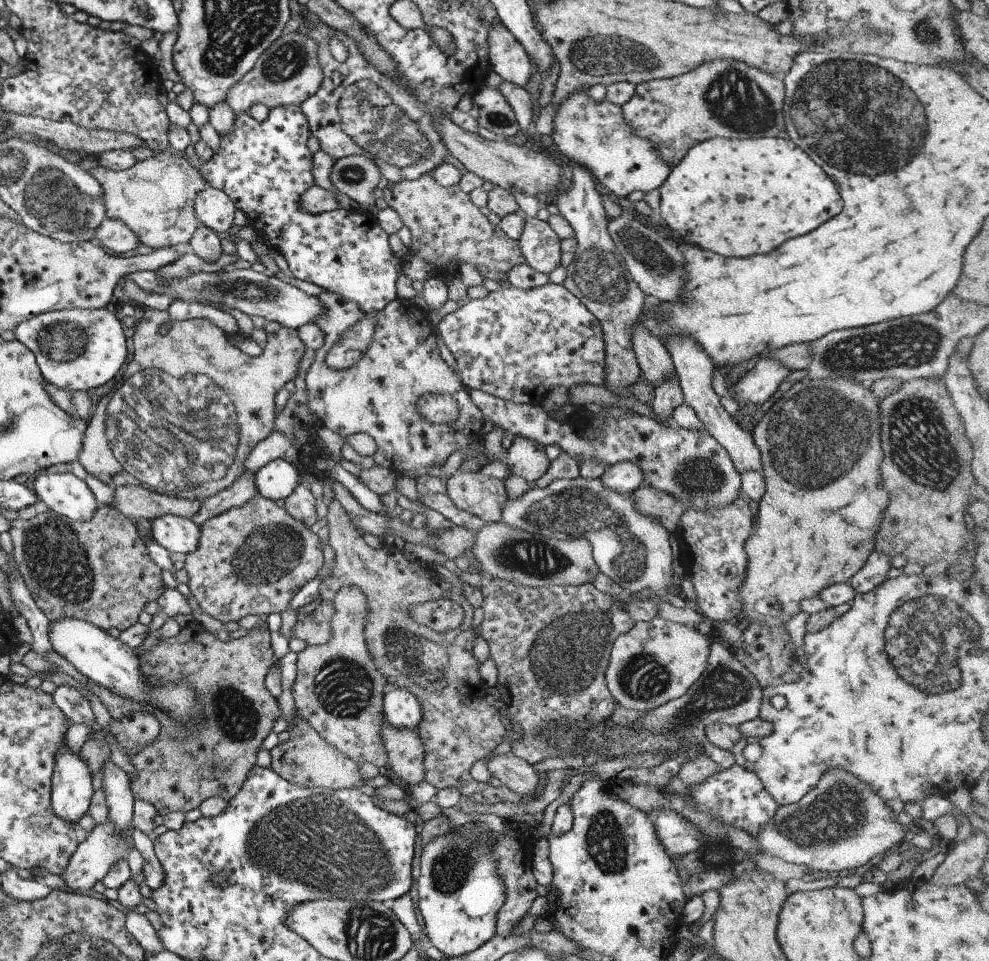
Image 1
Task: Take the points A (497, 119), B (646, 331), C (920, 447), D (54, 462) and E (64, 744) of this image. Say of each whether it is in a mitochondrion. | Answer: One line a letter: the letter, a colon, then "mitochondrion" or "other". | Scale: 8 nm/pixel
A: mitochondrion
B: other
C: mitochondrion
D: other
E: other

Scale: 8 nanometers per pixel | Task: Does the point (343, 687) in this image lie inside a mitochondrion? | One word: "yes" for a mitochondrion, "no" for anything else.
yes

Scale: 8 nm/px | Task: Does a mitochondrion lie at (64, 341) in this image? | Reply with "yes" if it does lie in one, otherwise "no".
yes

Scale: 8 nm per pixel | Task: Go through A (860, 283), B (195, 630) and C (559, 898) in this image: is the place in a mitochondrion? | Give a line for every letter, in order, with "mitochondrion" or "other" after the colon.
A: other
B: other
C: other

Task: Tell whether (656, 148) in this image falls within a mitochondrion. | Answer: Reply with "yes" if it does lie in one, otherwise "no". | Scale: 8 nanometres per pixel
no

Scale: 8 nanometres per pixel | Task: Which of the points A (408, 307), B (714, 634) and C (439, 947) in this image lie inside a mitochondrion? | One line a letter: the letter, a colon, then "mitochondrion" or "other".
A: other
B: other
C: other

